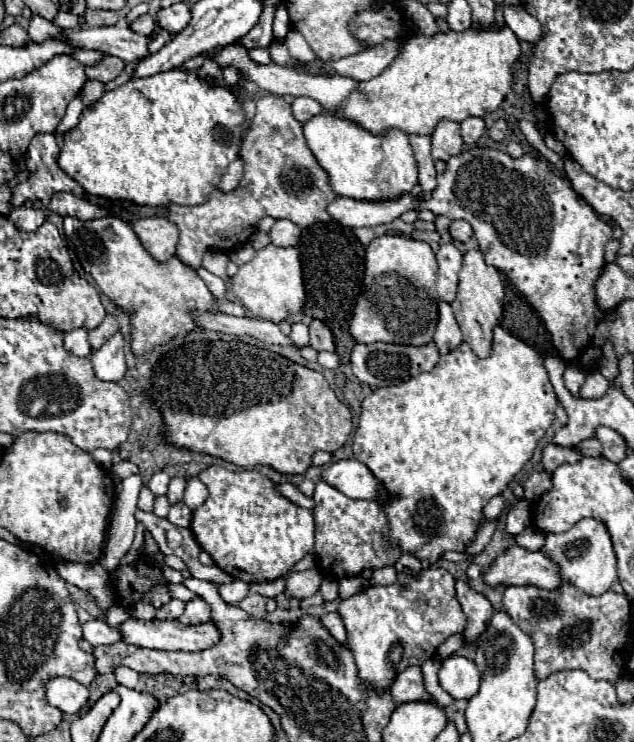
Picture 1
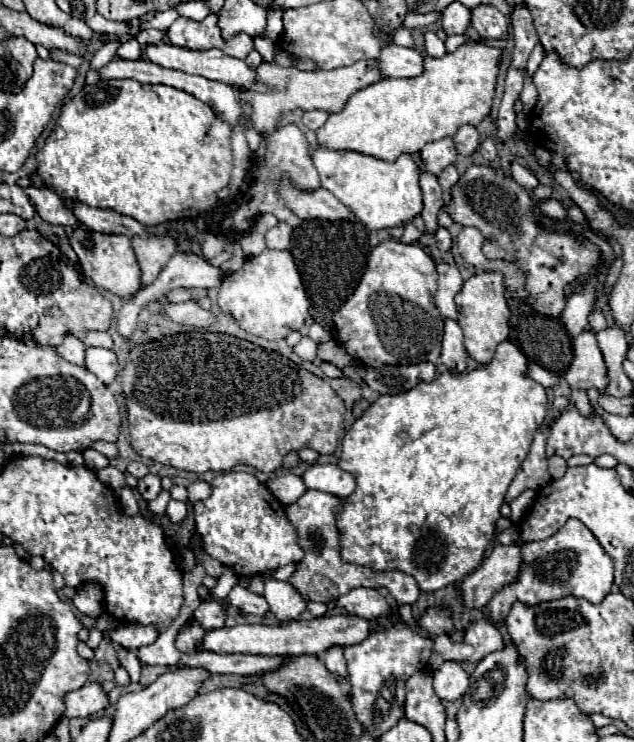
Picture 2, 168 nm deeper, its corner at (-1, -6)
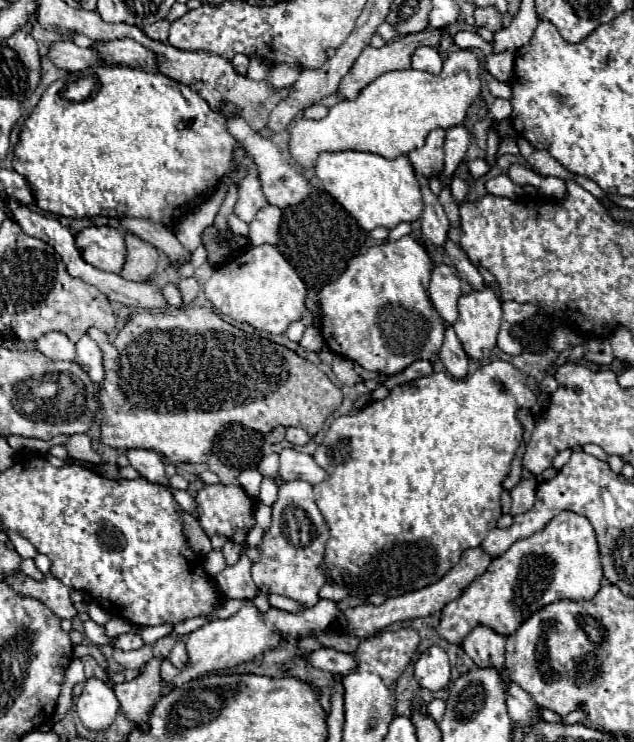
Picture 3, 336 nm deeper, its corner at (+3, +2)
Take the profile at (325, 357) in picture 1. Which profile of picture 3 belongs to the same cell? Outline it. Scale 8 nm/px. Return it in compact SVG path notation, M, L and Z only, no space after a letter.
M337 357L337 359L333 361L331 369L333 369L335 377L337 377L341 383L345 383L345 385L353 385L353 383L357 381L357 377L355 377L355 373L353 373L353 361L349 361L349 359L345 359L345 357Z

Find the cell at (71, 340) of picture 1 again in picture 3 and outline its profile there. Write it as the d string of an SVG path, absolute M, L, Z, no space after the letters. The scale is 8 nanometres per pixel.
M45 333L37 341L37 349L53 361L75 361L75 343L63 333Z

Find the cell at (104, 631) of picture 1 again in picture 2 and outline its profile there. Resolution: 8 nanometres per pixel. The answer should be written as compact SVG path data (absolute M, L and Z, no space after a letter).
M121 623L115 631L111 631L111 641L117 641L126 649L135 650L143 645L149 645L157 639L157 627L143 627L136 623Z

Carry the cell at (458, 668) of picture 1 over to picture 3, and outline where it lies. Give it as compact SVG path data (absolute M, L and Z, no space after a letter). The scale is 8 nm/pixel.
M429 647L415 663L415 679L429 691L441 691L451 681L449 657L441 647Z

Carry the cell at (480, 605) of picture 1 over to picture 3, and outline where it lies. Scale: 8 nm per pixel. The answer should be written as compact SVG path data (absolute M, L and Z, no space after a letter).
M477 625L461 643L463 651L475 661L479 667L497 667L503 669L505 661L505 637L495 633L491 627Z

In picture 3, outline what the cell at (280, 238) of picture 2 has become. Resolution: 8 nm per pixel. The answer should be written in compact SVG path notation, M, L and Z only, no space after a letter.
M267 205L259 209L257 217L249 225L249 241L253 245L271 243L275 245L279 239L279 225L281 225L281 209Z

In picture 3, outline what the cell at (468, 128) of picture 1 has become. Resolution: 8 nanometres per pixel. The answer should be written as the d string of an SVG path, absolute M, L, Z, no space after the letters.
M455 125L451 129L447 129L447 137L445 137L445 175L451 177L455 167L465 159L467 147L471 143L471 133L465 125Z

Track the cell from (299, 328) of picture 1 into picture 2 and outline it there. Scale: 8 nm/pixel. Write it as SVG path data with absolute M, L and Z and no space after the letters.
M303 337L303 339L293 347L293 351L295 351L301 359L305 359L305 361L313 361L313 359L317 357L317 343L315 343L313 339L309 339L309 337Z

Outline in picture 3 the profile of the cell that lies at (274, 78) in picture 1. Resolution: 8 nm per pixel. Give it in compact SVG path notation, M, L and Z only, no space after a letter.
M133 39L97 43L95 49L101 51L101 55L105 55L105 59L109 59L109 63L113 63L113 65L127 65L127 67L155 71L157 63L159 63L159 57L151 49L143 47L141 43L137 43Z

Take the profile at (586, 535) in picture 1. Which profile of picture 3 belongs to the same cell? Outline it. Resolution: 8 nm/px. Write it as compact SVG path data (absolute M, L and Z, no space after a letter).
M561 511L545 525L545 529L515 541L503 555L495 557L487 573L477 577L463 591L459 601L445 605L441 611L439 635L449 643L459 645L473 627L487 625L507 637L523 623L523 619L547 603L561 599L593 599L601 587L601 579L601 555L589 519L573 511Z

